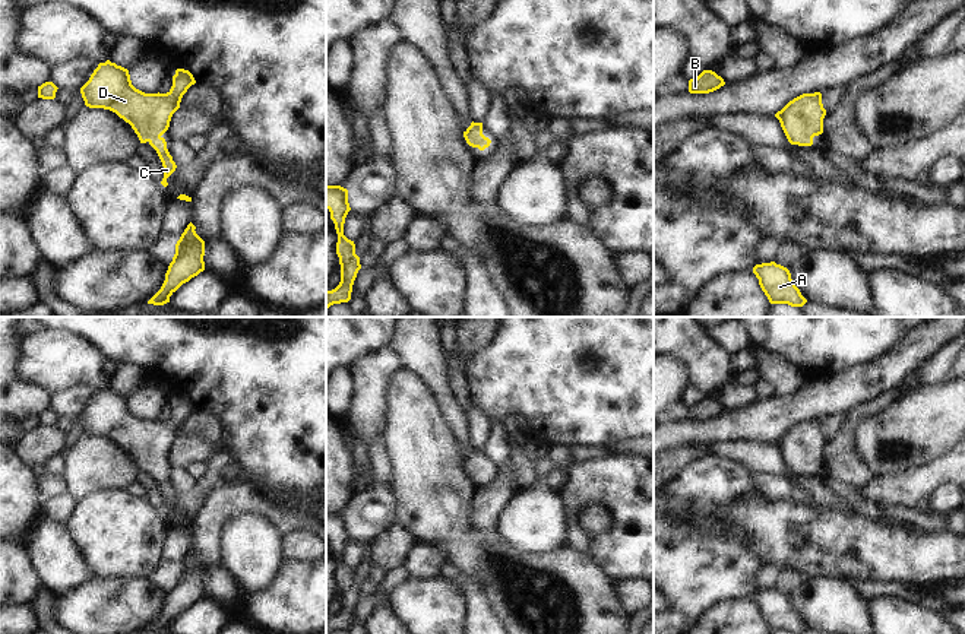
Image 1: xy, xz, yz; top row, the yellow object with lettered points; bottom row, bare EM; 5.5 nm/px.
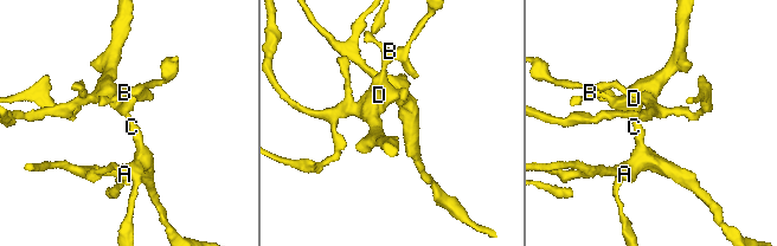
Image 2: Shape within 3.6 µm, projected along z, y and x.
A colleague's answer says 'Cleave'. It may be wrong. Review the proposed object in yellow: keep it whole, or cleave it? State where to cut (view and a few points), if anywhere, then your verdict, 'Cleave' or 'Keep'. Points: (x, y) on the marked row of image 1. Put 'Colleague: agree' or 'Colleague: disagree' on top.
Colleague: disagree
No split. Keep.

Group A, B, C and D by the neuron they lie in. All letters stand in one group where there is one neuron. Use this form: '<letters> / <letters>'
A B C D

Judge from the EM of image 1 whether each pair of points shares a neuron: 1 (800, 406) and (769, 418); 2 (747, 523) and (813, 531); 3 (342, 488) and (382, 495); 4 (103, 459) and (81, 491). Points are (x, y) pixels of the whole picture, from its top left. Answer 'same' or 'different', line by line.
1: same
2: same
3: different
4: same

